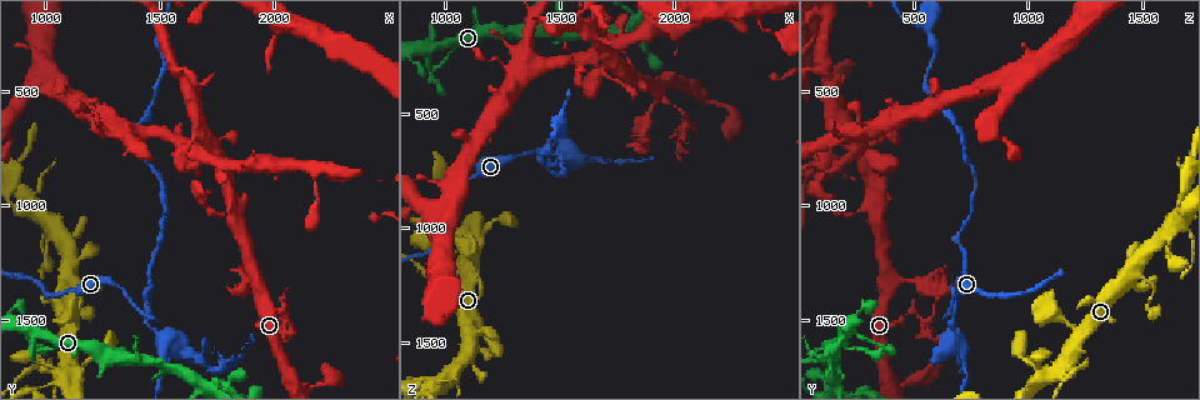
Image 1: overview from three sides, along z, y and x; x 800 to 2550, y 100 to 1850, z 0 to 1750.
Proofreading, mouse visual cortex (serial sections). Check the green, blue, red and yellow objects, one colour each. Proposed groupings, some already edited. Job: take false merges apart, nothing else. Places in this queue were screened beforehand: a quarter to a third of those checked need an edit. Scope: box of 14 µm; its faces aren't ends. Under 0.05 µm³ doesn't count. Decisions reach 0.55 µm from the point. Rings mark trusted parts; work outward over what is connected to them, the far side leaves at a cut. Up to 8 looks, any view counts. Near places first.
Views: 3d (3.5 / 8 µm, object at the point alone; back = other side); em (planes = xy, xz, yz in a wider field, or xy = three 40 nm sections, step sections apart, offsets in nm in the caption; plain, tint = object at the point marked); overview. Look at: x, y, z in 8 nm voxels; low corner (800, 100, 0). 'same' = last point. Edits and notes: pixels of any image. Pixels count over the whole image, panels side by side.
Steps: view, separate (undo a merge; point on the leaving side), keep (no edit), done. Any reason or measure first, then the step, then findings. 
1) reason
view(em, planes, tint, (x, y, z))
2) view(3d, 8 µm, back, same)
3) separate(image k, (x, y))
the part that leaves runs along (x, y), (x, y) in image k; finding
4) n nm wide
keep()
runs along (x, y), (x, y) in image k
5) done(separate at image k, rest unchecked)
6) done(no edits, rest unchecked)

a fork
view(3d, 3.5 µm, (1440, 1460, 660))

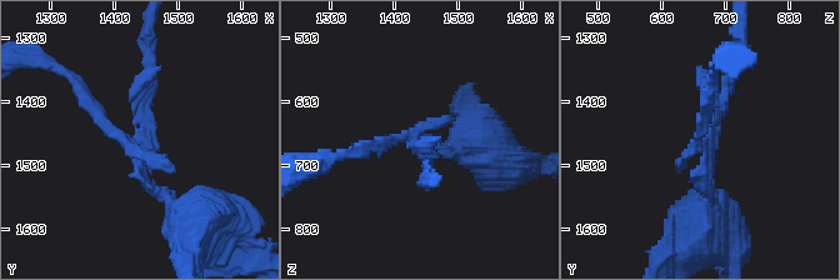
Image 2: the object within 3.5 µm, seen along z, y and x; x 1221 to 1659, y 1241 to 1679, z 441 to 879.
view(em, xy, step 5, tint, (1435, 1470, 670))

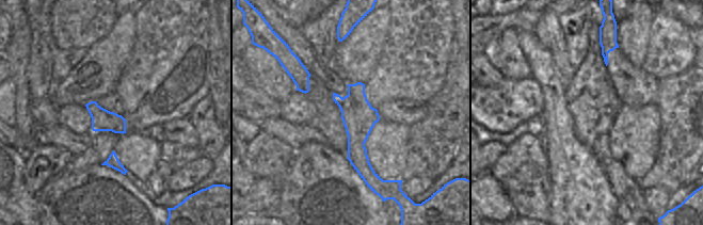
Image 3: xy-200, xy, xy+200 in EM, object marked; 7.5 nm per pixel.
260 nm wide
separate(image 2, (448, 146))
the part that leaves runs along (419, 148), (473, 141), (504, 160) in image 2; two cells meet here

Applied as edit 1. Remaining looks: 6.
sharp bend
view(3d, 8 µm, (1460, 1680, 140))

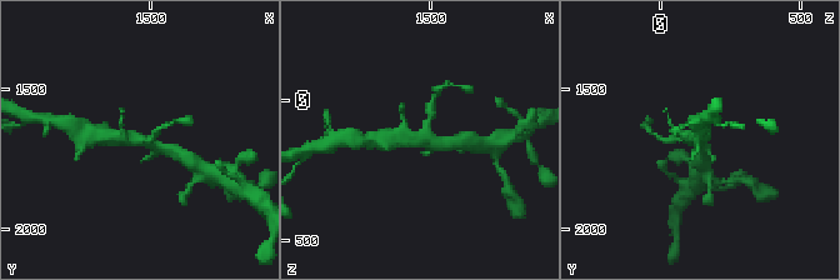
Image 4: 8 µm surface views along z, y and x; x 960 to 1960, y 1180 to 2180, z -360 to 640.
view(3d, 3.5 µm, (1470, 1680, 140))

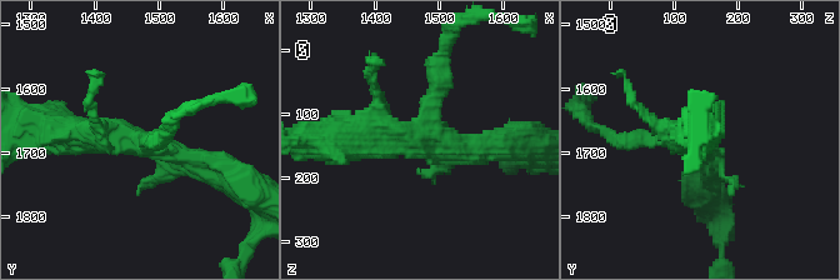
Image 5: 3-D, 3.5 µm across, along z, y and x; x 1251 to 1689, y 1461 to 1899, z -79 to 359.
shape alone is not enough
view(em, xy, step 3, tint, (1465, 1685, 135))

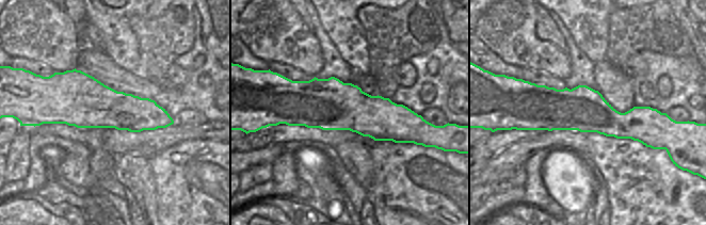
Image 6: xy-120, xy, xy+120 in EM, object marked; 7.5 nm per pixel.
380 nm wide
keep()
runs along (279, 103), (420, 121) in image 6; all the same cell

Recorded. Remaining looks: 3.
thin neck
view(3d, 3.5 µm, back, (1990, 1470, 450))

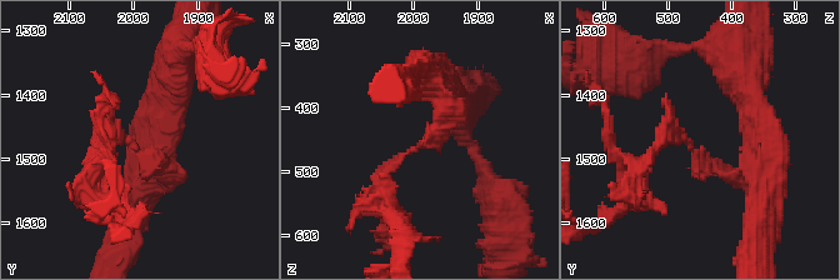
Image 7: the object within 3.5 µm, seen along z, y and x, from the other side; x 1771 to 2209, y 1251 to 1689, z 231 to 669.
need the tissue
view(em, xy, step 1, tint, (1995, 1475, 465))

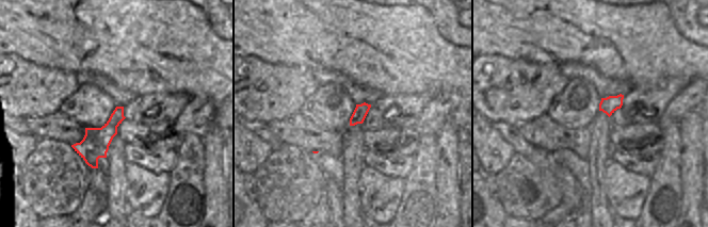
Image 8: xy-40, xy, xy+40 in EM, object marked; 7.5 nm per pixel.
keep()
one cell here

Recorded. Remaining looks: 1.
abrupt turn
view(3d, 3.5 µm, (1710, 730, 280))

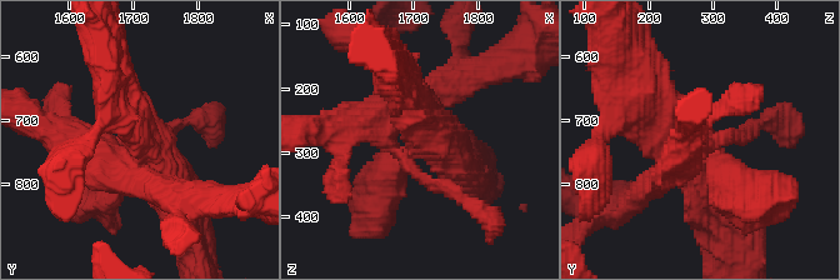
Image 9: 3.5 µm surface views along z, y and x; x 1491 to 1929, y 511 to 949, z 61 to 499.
separate(image 9, (640, 205))
a second cell is stuck on

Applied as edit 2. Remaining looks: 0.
done(separate at image 2, separate at image 9, rest unchecked)

